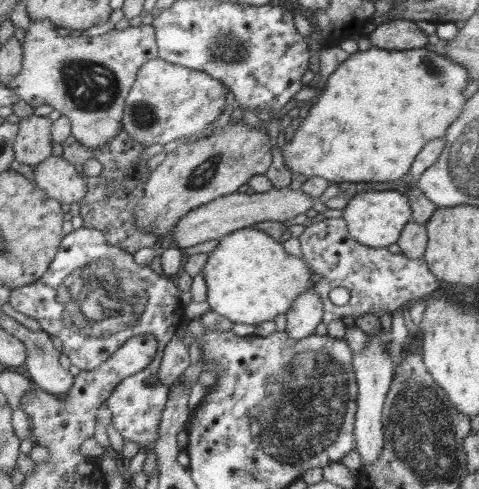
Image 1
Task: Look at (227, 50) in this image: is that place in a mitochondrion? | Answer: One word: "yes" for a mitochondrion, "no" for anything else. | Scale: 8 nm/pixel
yes

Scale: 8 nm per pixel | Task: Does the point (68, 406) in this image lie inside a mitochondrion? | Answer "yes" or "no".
no

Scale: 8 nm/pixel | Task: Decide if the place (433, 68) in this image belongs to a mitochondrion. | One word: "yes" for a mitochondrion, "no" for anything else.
yes

